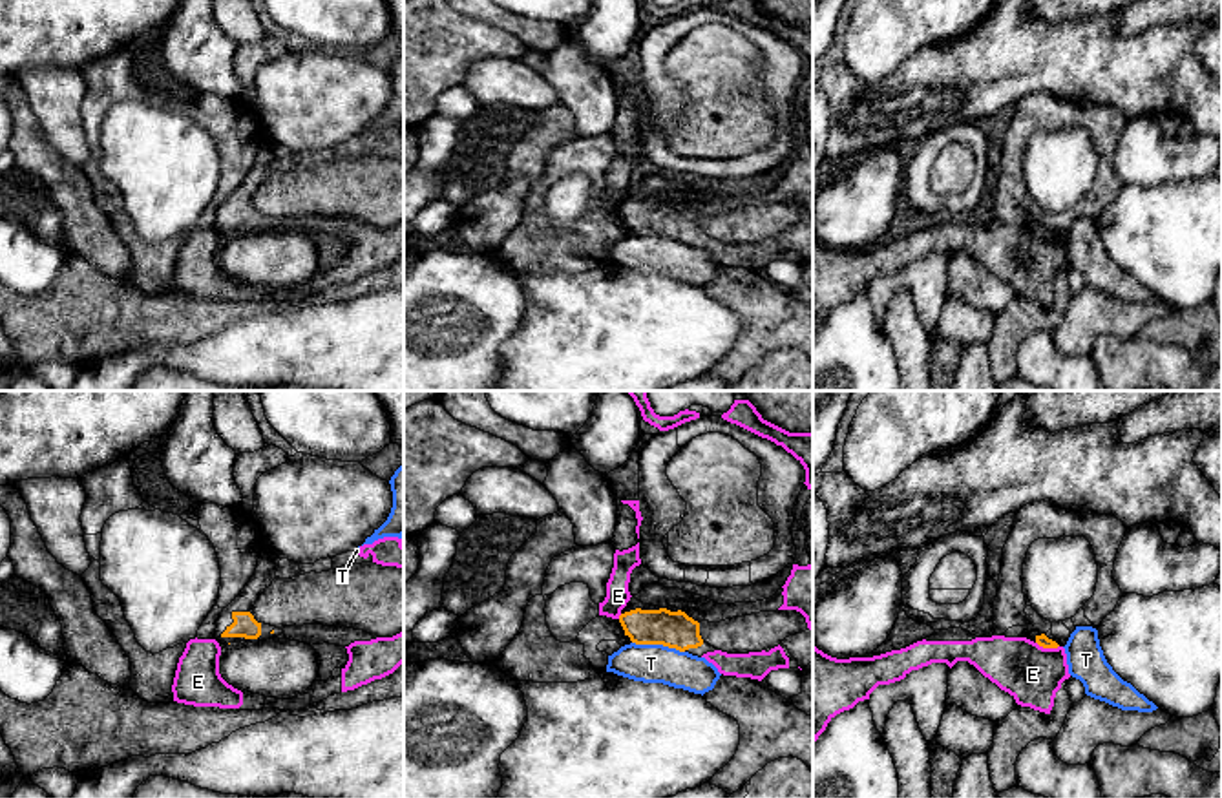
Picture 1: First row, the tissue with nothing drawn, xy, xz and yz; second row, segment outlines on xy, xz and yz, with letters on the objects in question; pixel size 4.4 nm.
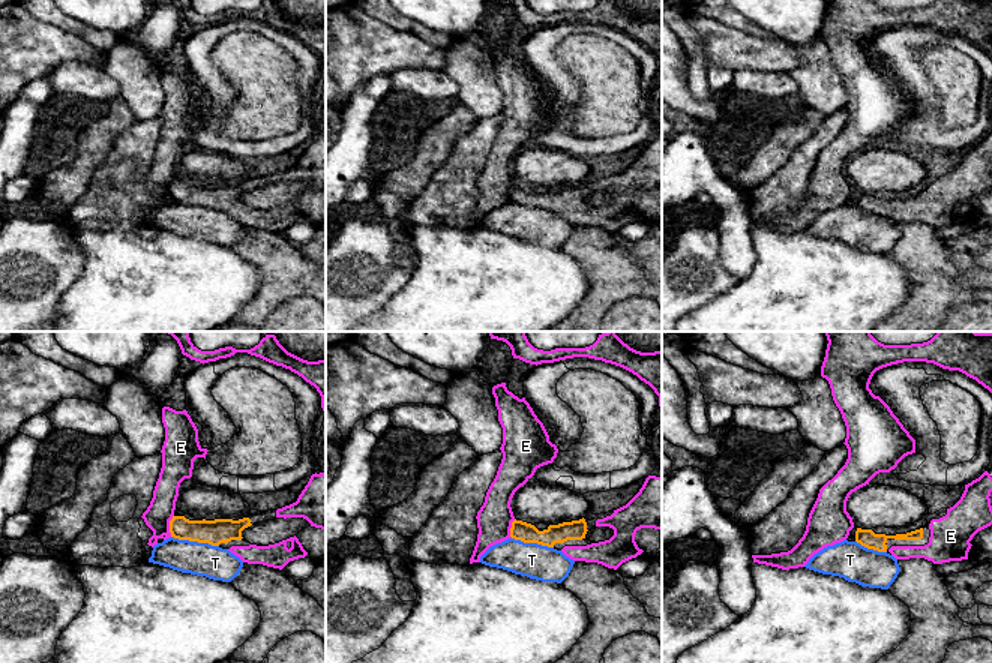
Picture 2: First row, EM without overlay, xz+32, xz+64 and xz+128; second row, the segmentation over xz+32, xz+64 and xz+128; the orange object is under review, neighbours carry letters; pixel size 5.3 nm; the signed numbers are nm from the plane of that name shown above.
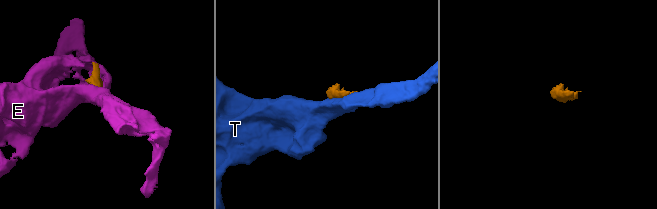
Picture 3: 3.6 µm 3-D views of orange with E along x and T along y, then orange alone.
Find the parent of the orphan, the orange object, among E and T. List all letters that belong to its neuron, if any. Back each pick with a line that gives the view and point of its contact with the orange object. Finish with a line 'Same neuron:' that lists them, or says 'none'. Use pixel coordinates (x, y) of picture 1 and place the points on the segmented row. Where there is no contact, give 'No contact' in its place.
E: Touches orange at yz (1047, 647)
Same neuron: E

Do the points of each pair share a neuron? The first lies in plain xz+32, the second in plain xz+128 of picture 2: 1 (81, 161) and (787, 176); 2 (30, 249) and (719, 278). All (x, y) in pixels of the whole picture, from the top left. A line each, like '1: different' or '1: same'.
1: different
2: same

